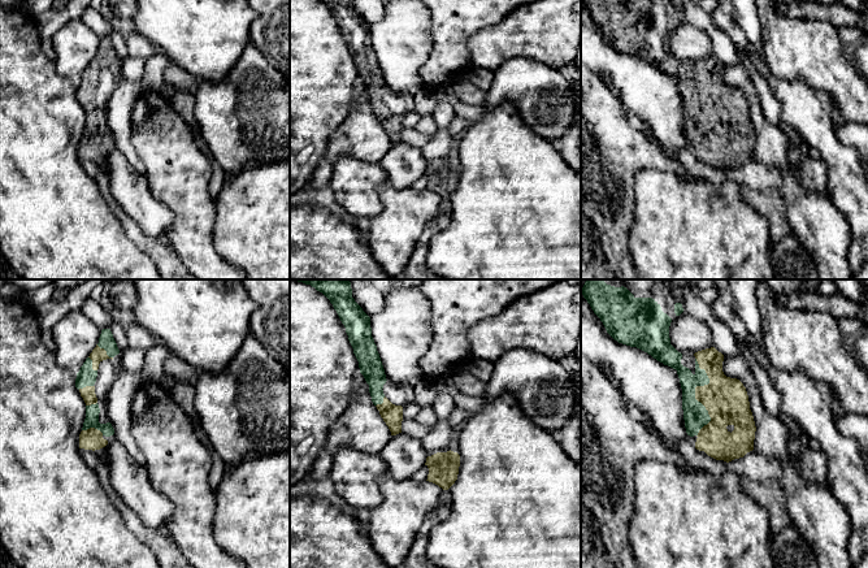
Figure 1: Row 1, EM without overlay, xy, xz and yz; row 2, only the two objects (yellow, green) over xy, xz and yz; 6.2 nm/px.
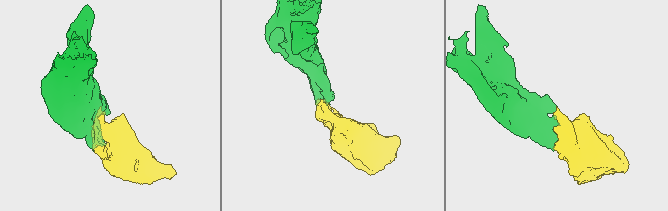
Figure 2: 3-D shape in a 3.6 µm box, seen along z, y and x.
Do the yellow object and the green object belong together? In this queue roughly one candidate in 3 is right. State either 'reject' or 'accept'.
accept

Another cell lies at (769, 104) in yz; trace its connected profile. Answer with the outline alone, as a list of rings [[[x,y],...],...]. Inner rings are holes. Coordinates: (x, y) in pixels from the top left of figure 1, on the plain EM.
[[[747,53],[738,55],[738,64],[742,65],[755,88],[763,116],[773,125],[782,130],[793,143],[798,143],[800,136],[793,127],[781,118],[781,105],[773,91],[769,88],[768,81],[759,73]]]

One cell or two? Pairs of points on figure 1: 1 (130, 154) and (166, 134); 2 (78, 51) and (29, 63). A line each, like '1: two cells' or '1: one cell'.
1: two cells
2: two cells

